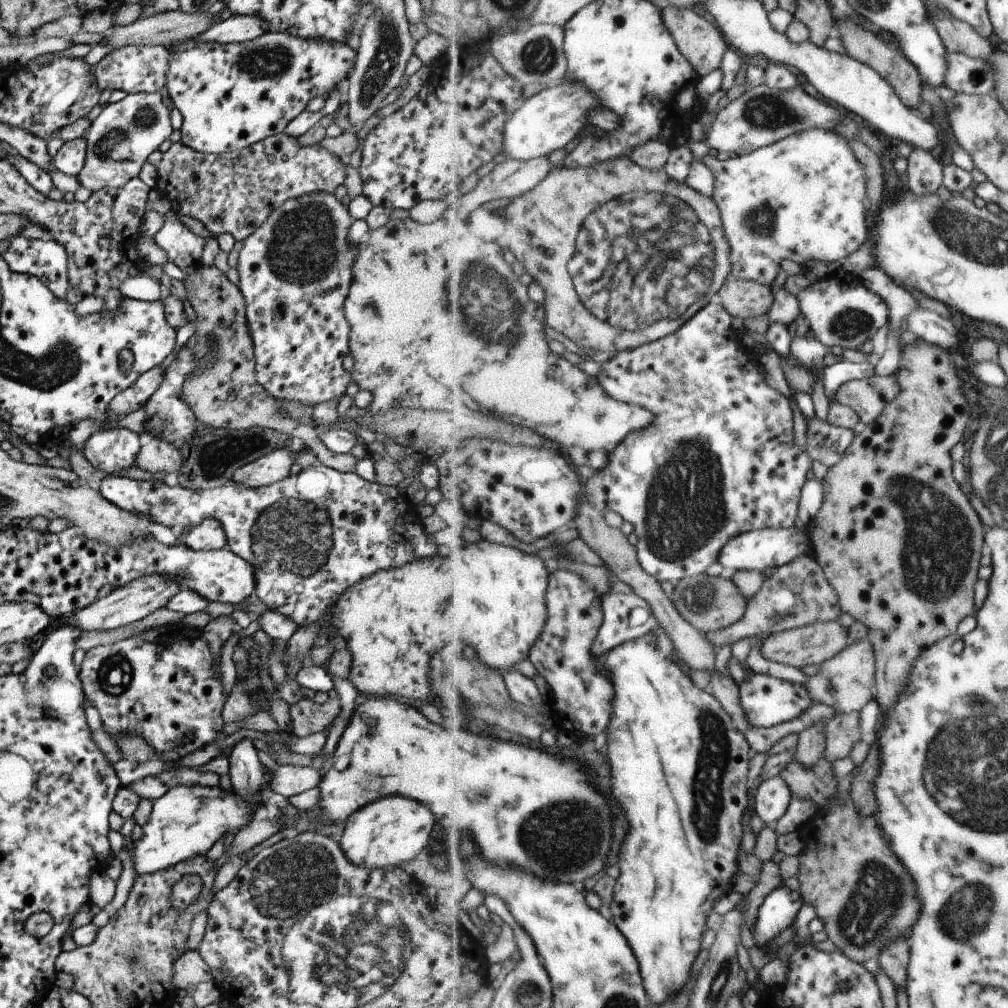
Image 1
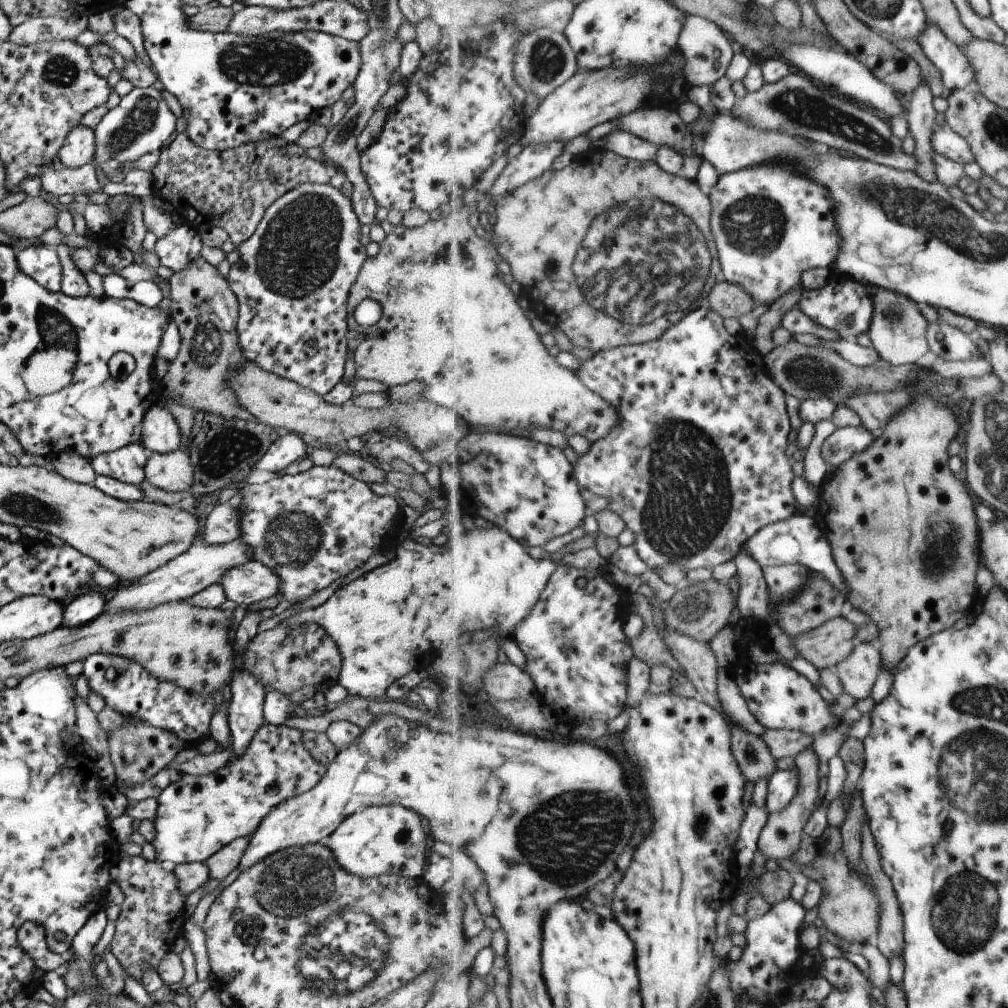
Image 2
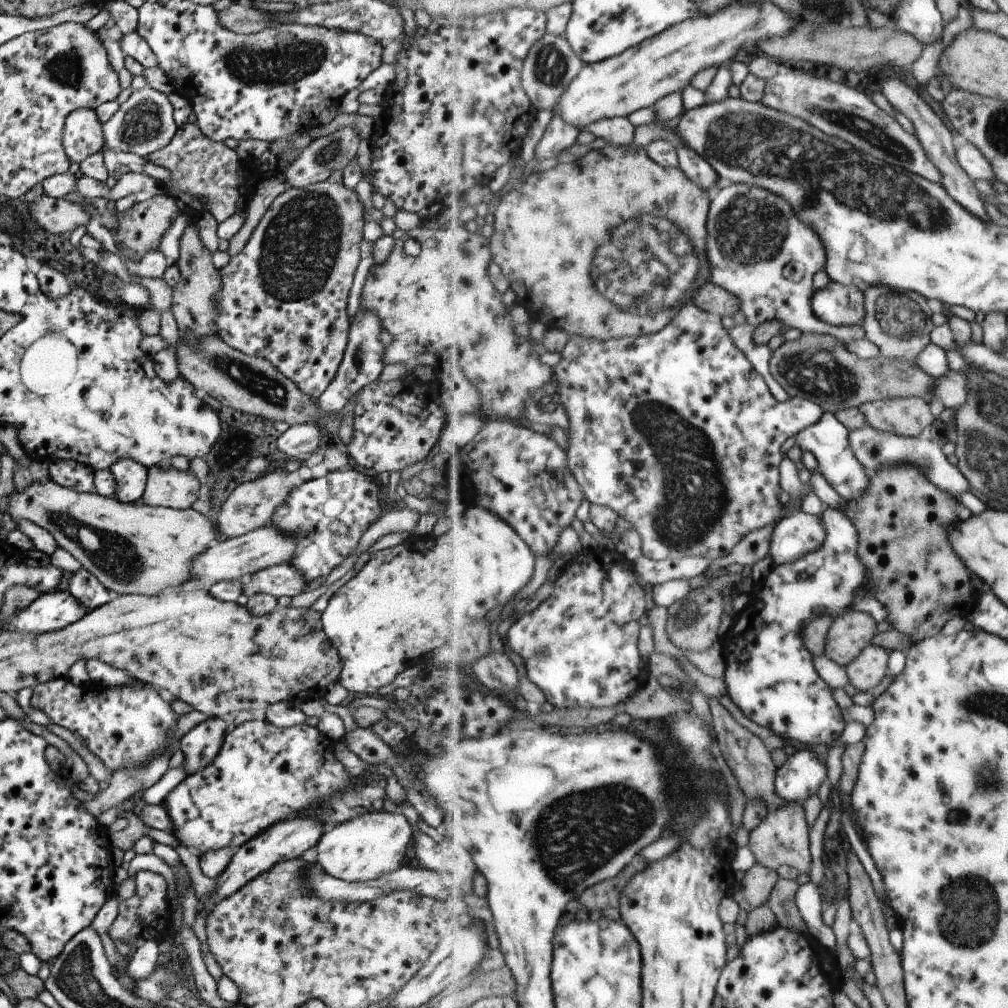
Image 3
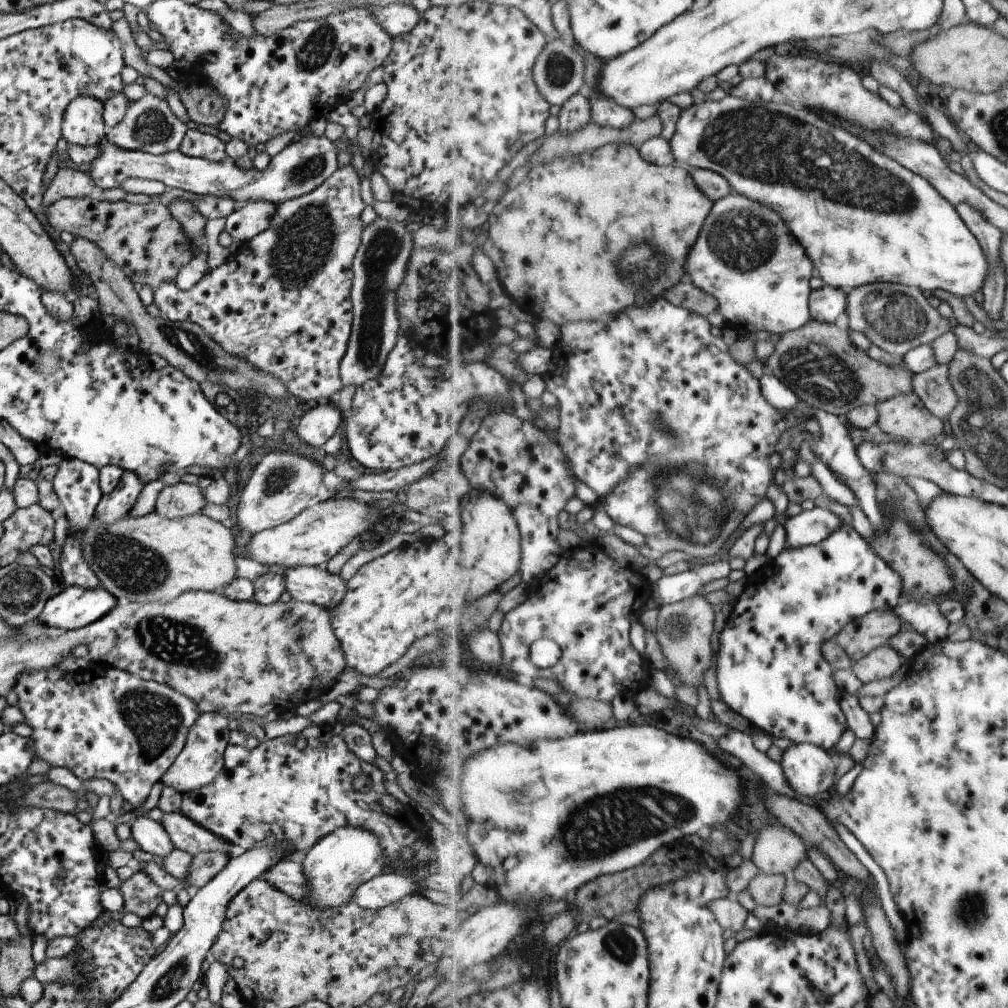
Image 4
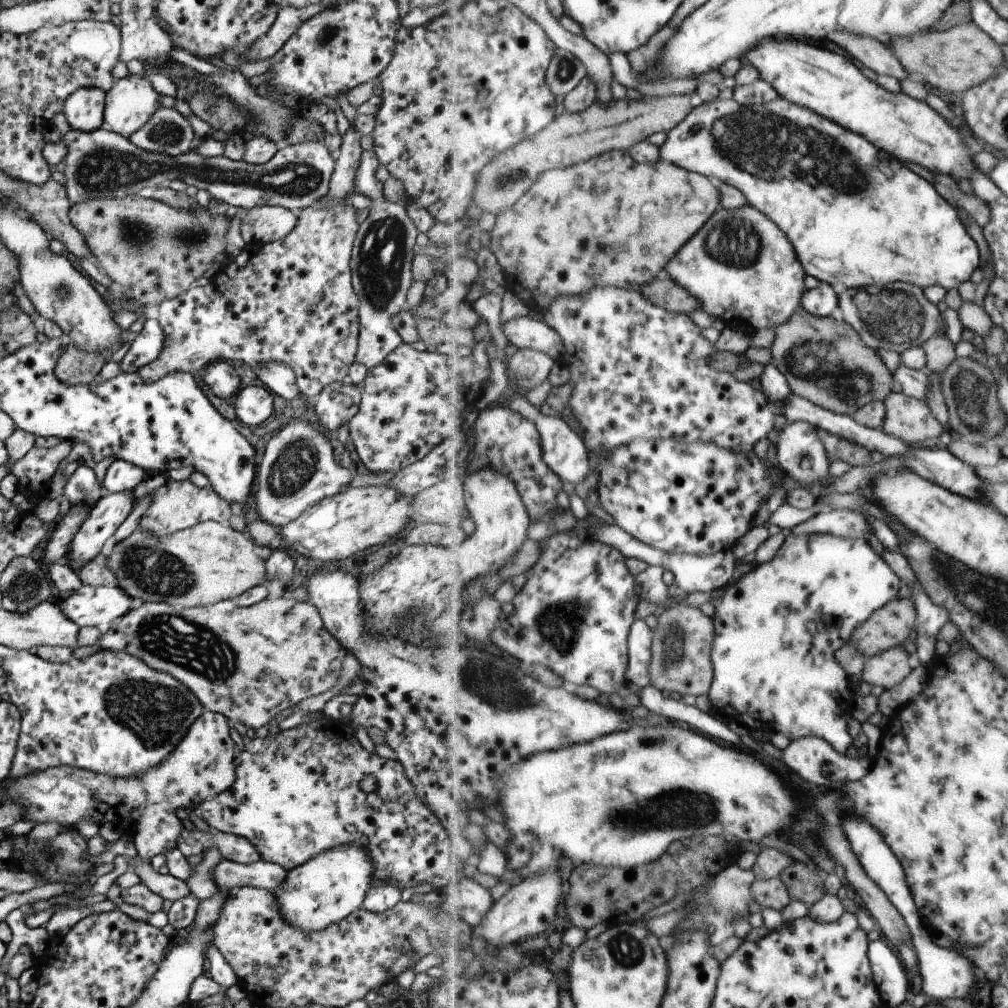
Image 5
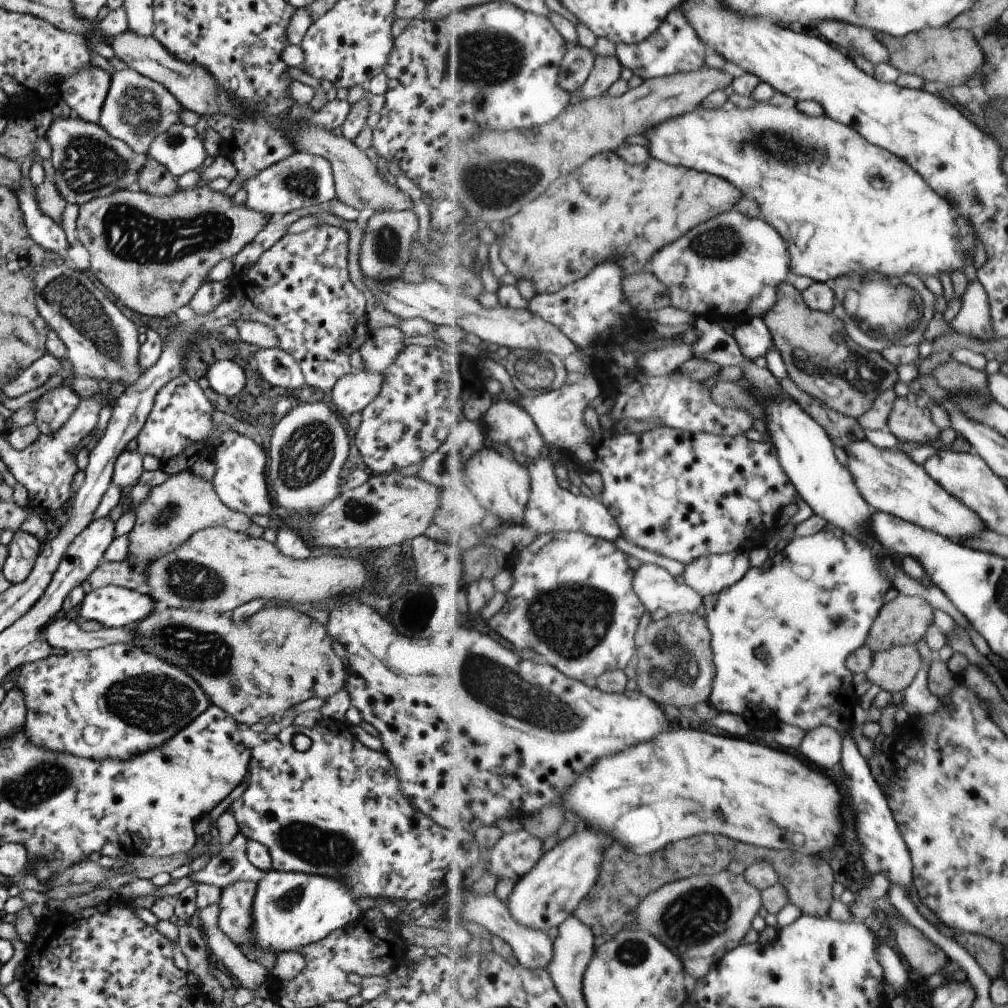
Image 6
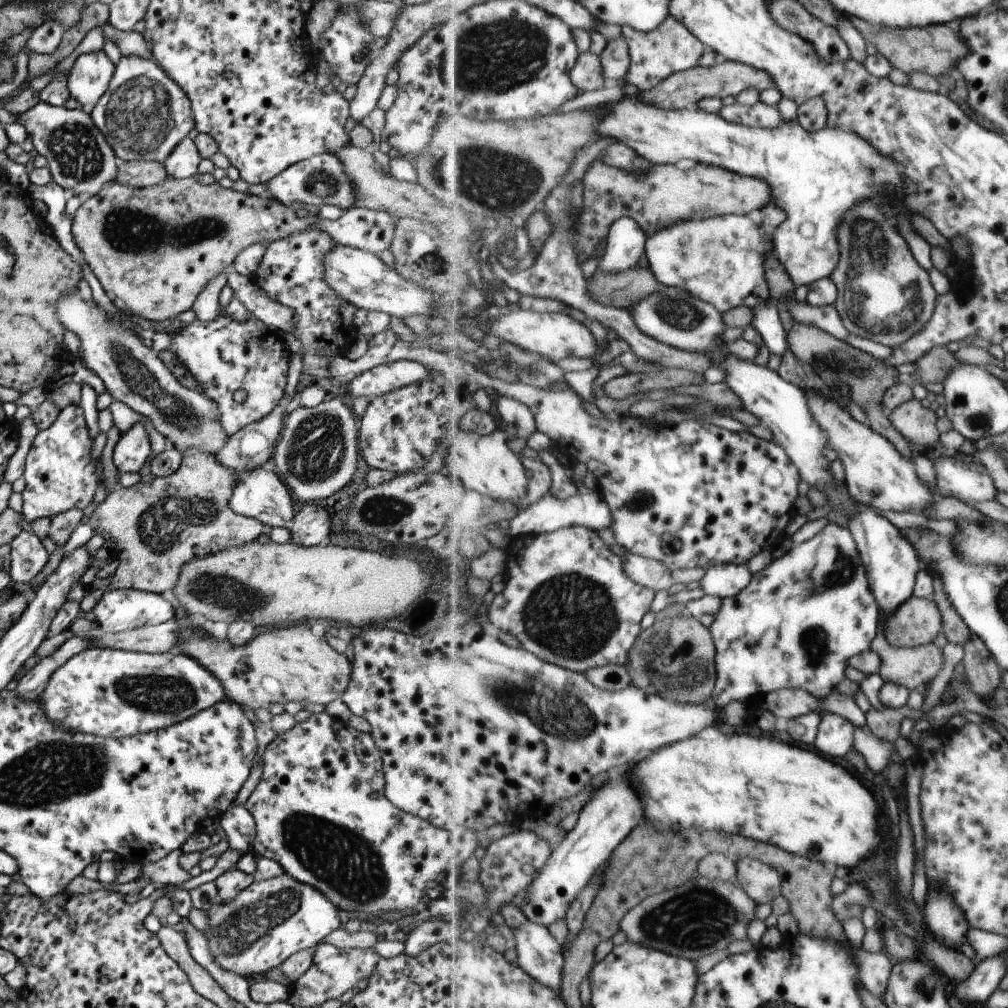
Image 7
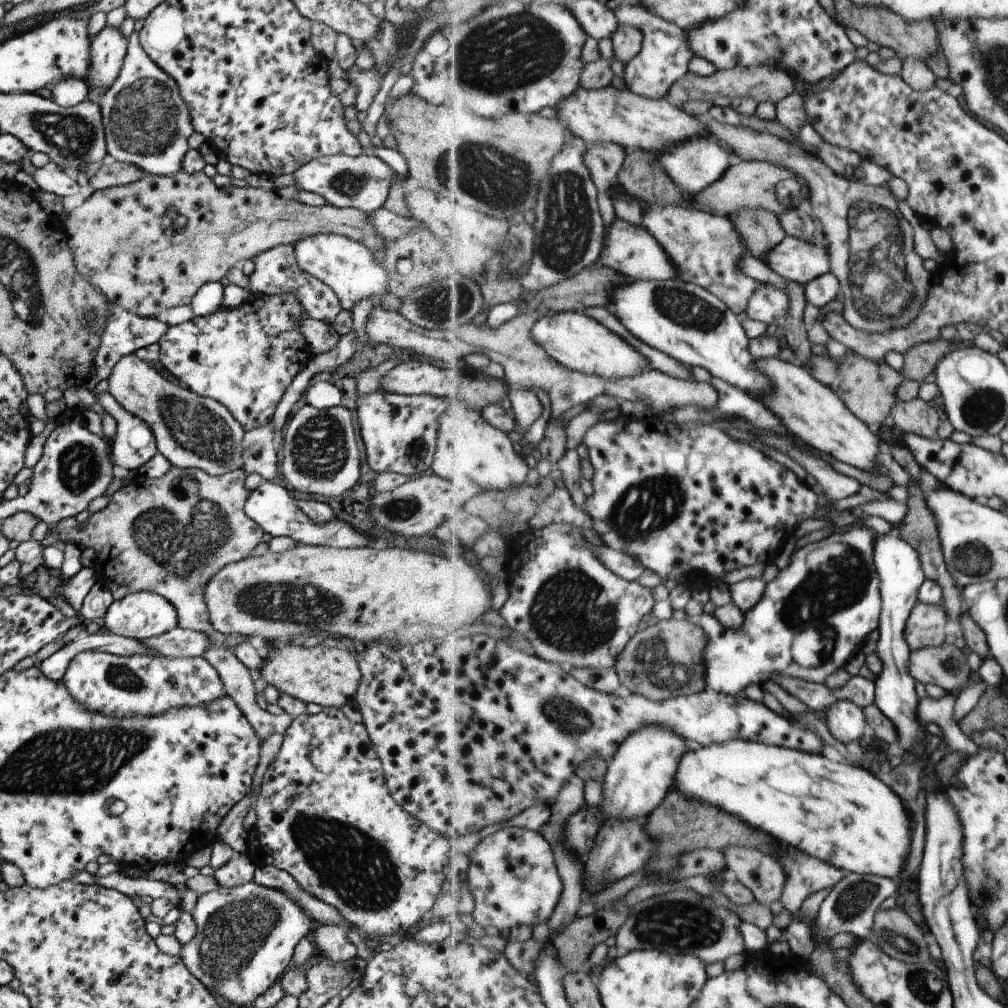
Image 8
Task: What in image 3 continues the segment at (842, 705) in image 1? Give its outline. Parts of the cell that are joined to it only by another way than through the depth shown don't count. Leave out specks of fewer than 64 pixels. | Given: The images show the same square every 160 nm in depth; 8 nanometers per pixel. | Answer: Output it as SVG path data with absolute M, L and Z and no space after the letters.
M867 645L857 658L846 666L851 684L859 691L871 690L881 684L890 672L889 655L890 651L885 647Z

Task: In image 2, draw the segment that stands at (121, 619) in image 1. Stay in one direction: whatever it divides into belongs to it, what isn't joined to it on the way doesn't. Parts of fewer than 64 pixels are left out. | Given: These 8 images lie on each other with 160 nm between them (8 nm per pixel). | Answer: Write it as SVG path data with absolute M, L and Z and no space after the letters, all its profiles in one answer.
M239 537L220 545L207 545L203 541L195 540L195 544L178 557L144 577L129 582L123 590L117 591L111 600L104 604L104 611L110 613L134 611L135 609L153 608L166 602L185 601L209 585L219 583L226 571L245 564L251 559L253 558L250 548Z

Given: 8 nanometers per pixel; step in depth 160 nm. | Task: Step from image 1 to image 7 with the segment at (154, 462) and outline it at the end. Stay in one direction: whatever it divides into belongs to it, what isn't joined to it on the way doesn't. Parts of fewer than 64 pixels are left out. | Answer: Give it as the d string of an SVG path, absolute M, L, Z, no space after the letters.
M185 451L173 474L163 478L153 477L150 482L135 484L125 488L116 486L107 497L96 505L87 522L93 532L113 541L111 555L117 558L117 567L112 575L105 579L93 580L89 589L112 591L115 589L137 589L150 593L161 593L172 590L177 582L181 565L192 558L201 558L208 554L229 547L240 547L242 544L255 541L261 534L263 525L251 517L235 514L228 507L231 486L237 476L233 470L221 466L213 458L198 451Z

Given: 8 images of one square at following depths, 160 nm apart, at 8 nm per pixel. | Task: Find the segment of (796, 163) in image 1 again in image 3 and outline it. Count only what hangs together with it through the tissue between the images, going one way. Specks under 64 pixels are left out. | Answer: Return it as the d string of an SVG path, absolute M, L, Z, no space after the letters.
M731 183L714 192L708 214L707 242L706 254L710 264L710 280L740 300L740 310L747 323L758 327L767 321L779 321L785 325L785 328L798 328L803 333L832 334L844 343L866 338L866 330L862 322L851 326L833 326L822 321L815 314L812 305L815 293L814 276L819 270L826 268L828 261L824 240L811 226L795 218L793 208L781 196L739 183Z

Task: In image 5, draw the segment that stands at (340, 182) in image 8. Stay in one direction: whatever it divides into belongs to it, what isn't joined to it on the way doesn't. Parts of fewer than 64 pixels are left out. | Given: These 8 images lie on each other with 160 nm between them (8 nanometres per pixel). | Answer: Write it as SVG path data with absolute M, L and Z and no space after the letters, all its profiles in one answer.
M101 127L89 132L70 128L60 136L59 142L66 150L62 159L66 165L62 171L64 191L73 203L99 197L137 195L144 186L163 187L169 180L183 180L187 185L207 190L209 196L220 200L224 207L231 205L249 210L267 205L298 212L326 194L334 169L334 160L320 138L312 143L285 145L261 165L231 161L225 157L204 159L192 150L176 157L152 153Z

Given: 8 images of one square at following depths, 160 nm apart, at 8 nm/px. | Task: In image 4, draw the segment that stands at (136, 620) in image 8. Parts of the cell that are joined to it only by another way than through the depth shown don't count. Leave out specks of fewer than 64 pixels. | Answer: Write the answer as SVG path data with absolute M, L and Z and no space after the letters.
M69 586L45 602L37 620L55 632L75 630L100 619L115 605L116 598L103 587Z

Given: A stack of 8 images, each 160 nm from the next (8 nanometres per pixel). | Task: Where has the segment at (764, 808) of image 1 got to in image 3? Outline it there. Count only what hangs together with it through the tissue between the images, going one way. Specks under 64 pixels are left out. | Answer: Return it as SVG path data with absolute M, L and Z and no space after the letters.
M798 750L778 767L776 774L777 794L789 803L805 802L818 794L827 780L827 766L815 752Z

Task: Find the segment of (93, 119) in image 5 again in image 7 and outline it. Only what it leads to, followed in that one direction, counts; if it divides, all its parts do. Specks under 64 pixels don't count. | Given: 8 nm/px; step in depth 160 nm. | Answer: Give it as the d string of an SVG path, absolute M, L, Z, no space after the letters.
M102 48L80 54L68 70L67 90L70 97L83 109L90 110L107 88L113 69L113 63Z

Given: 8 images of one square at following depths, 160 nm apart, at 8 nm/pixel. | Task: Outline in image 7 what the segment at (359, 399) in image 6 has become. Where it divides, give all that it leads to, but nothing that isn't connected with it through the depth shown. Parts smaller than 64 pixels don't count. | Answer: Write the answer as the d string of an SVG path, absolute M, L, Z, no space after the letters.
M422 360L395 361L373 367L356 376L349 384L352 398L366 396L369 400L403 387L419 384L428 378L430 372Z

